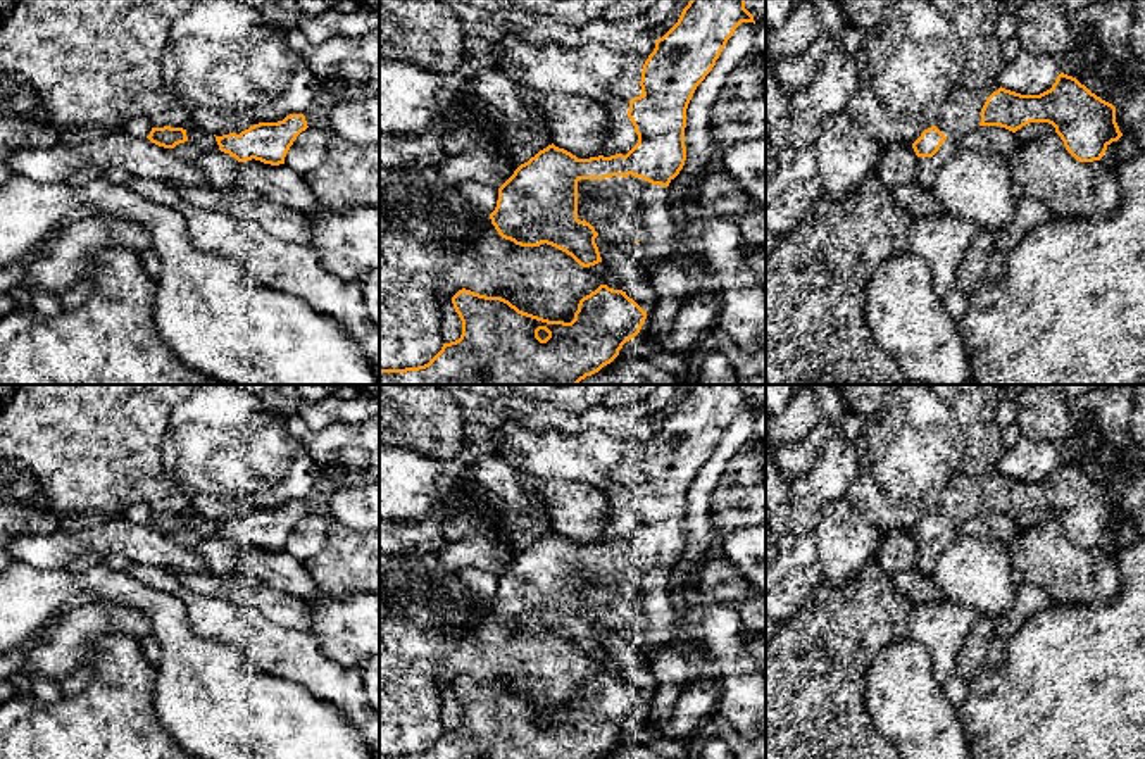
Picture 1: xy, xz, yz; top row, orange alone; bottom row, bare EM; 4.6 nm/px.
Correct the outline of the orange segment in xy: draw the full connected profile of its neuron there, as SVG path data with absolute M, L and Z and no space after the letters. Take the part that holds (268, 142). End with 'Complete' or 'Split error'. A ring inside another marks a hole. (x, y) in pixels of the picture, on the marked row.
M290 114L278 122L259 122L241 131L216 136L219 150L229 154L238 162L260 160L264 164L285 164L285 157L297 140L305 131L307 121L303 114Z. Complete

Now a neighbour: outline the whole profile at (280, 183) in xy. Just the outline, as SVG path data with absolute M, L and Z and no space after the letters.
M255 159L245 160L240 164L240 181L243 186L302 216L309 216L319 207L303 176L285 164L271 166Z

